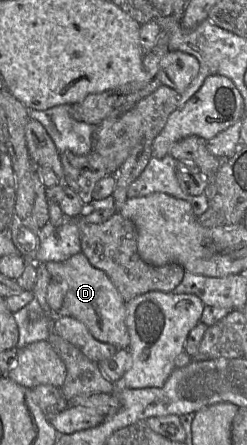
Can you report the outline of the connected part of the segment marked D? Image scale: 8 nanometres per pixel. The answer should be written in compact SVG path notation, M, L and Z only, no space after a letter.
M82 252L62 262L46 262L45 266L51 279L65 287L63 305L58 316L73 317L82 322L97 340L118 349L128 349L130 336L126 326L126 302L107 274L92 266Z

